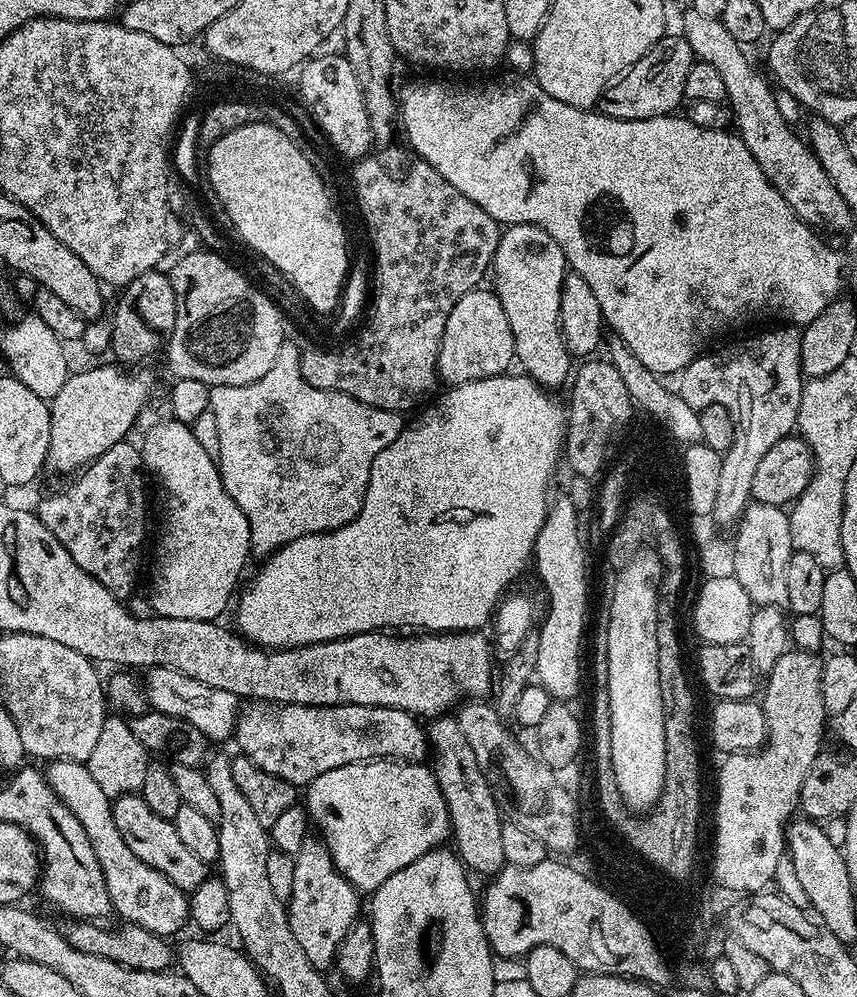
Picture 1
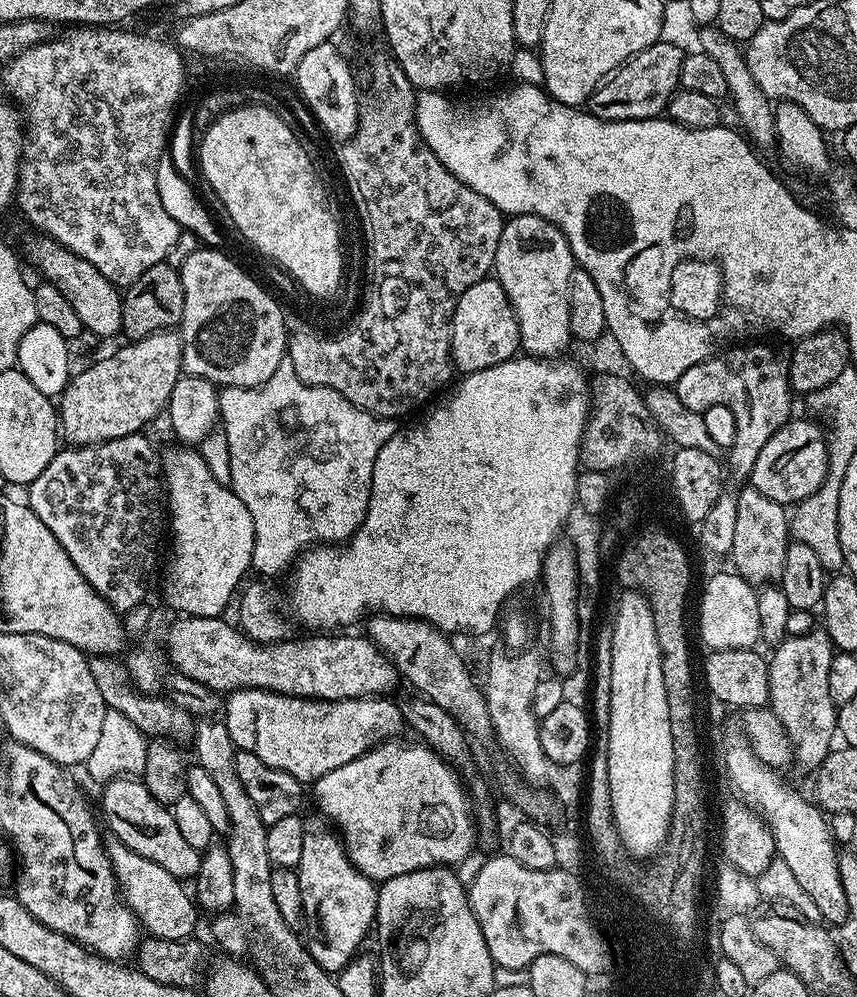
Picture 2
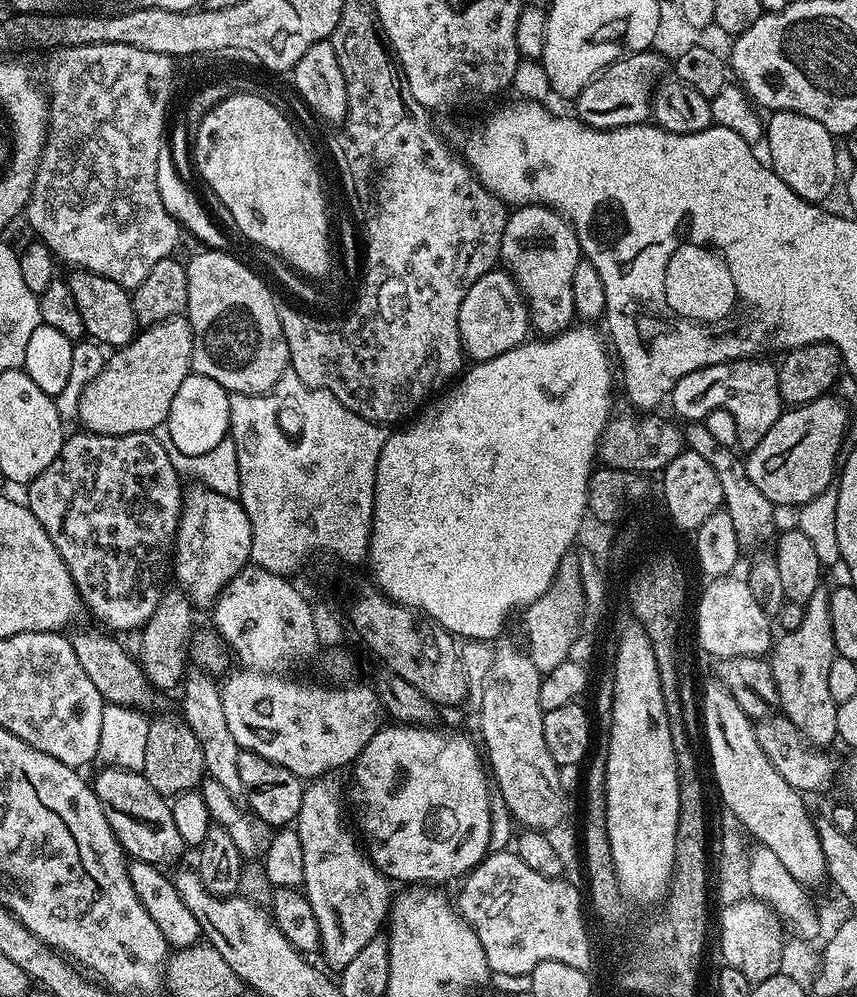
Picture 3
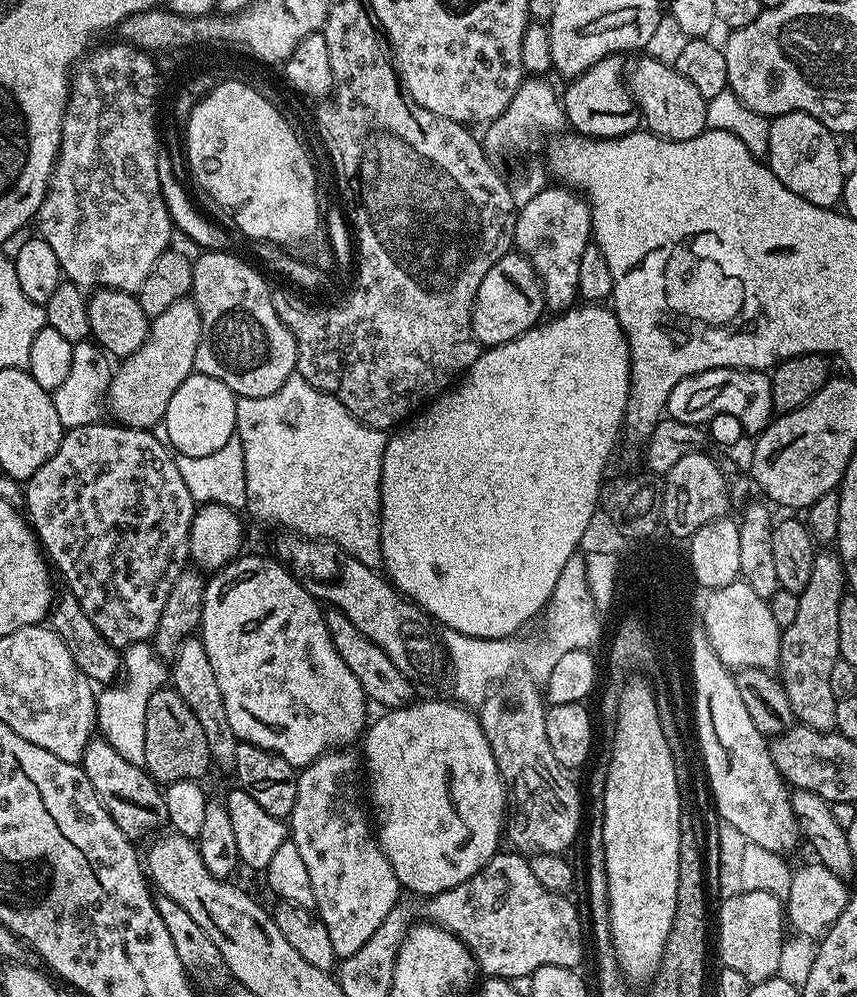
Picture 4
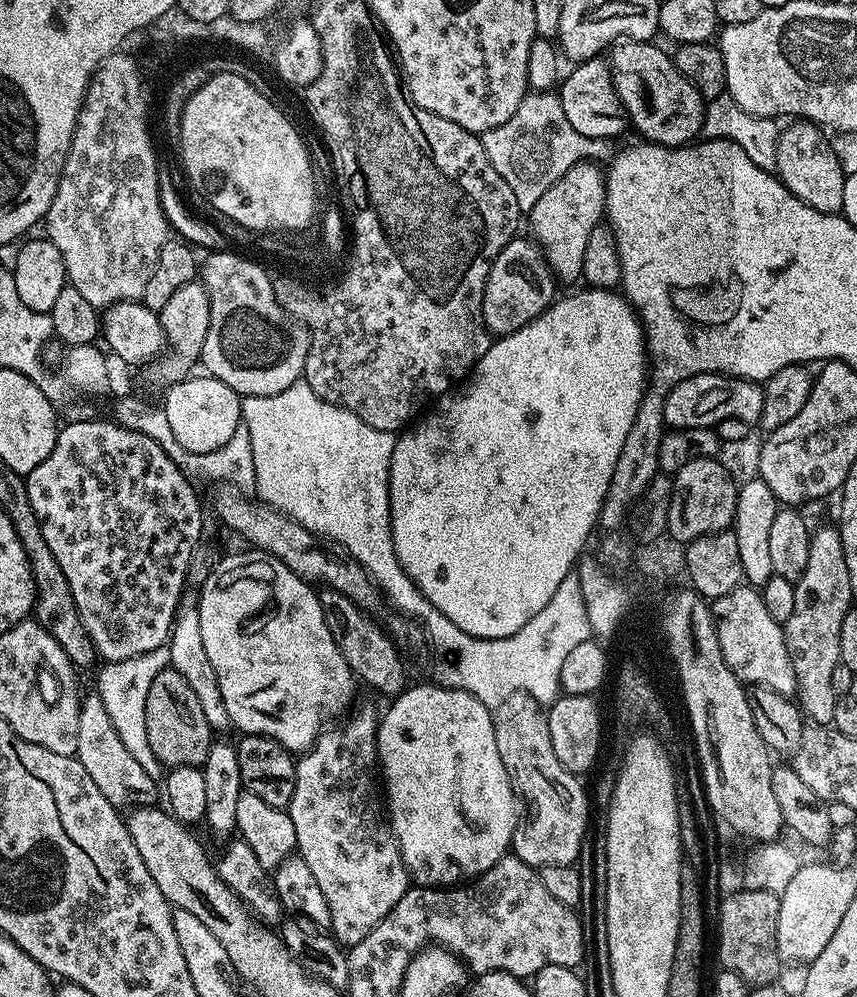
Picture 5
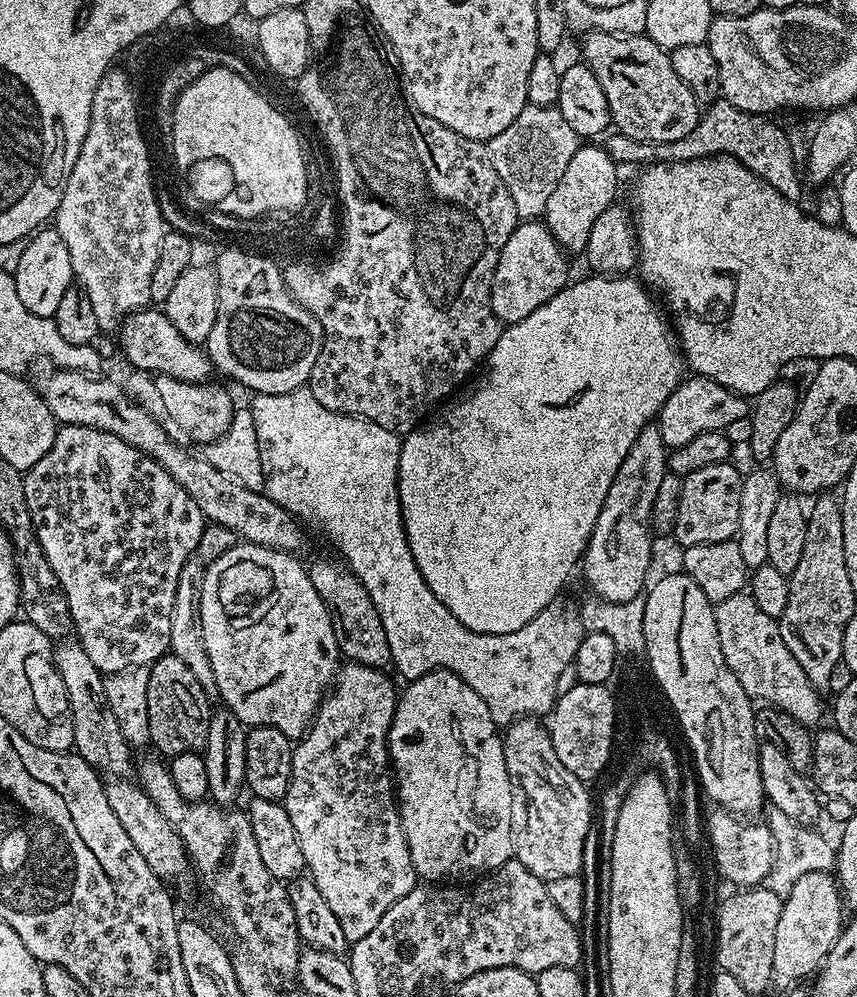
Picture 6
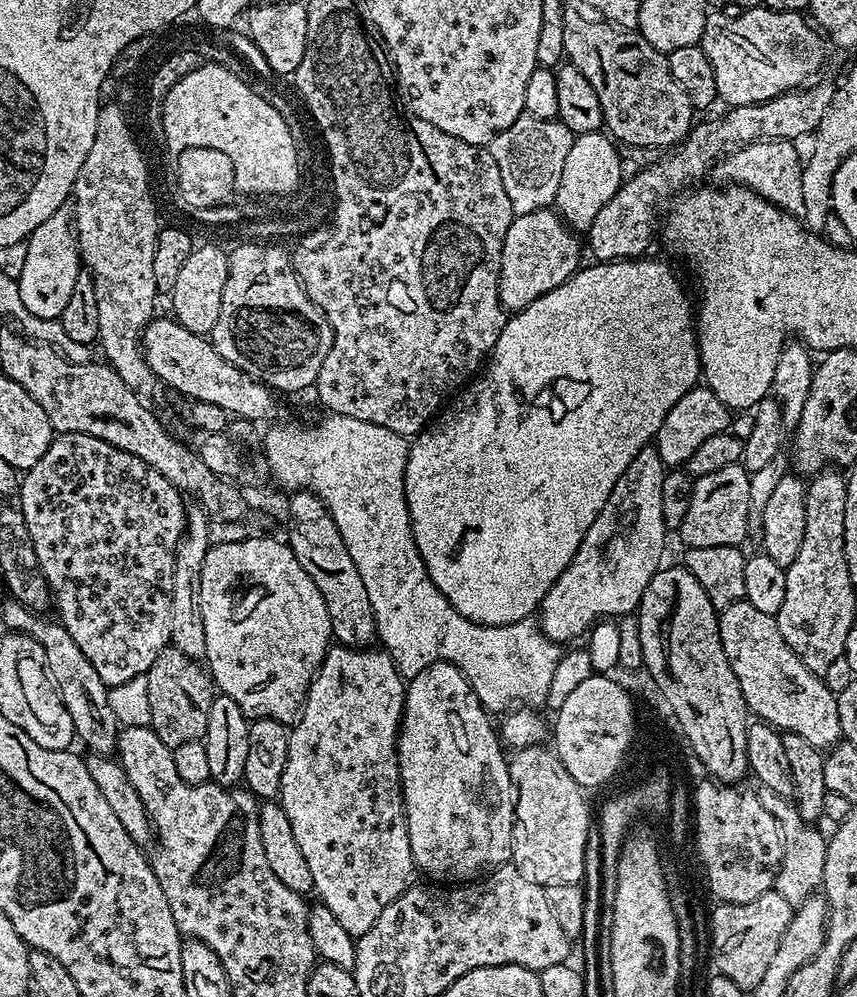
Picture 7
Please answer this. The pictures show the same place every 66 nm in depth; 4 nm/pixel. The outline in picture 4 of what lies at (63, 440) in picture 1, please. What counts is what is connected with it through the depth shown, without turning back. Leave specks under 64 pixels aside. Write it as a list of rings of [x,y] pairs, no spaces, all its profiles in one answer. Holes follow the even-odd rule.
[[[190,298],[175,300],[162,314],[151,317],[148,340],[132,356],[123,357],[118,367],[112,373],[112,381],[108,386],[106,397],[107,407],[112,407],[112,412],[119,423],[130,428],[147,428],[152,430],[157,423],[163,421],[170,398],[182,382],[194,372],[198,342],[202,334],[202,318],[198,306]]]

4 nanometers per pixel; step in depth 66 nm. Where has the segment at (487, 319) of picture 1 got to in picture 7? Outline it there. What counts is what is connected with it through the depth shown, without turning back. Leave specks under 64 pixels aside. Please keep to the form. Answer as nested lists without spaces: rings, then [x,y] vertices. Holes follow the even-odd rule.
[[[552,208],[534,210],[530,214],[513,216],[506,230],[506,242],[502,242],[500,259],[500,304],[509,313],[521,312],[530,302],[550,294],[562,282],[566,282],[581,267],[582,240]]]

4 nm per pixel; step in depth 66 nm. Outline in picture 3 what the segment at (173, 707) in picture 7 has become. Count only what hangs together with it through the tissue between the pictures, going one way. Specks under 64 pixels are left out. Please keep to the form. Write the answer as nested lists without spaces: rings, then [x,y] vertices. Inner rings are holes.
[[[156,714],[148,721],[146,762],[143,770],[146,782],[150,782],[150,786],[154,786],[154,790],[158,790],[158,794],[165,798],[199,789],[200,781],[206,776],[202,746],[198,738],[194,738],[194,730],[190,730],[183,715],[168,715]]]

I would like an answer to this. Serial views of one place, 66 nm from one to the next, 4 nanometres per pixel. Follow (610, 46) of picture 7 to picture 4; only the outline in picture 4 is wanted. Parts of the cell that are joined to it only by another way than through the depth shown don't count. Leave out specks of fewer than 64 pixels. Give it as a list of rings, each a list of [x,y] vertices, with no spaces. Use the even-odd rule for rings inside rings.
[[[644,56],[641,60],[631,61],[626,72],[628,89],[636,99],[636,106],[640,110],[640,119],[647,131],[655,136],[667,140],[689,140],[702,134],[707,128],[708,101],[698,94],[692,83],[686,82],[682,74],[678,74],[675,67],[663,64],[652,56]]]

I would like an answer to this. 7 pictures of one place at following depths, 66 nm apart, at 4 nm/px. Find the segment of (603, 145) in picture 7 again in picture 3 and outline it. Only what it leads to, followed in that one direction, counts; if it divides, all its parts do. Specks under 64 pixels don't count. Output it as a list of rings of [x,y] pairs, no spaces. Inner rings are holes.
[[[521,204],[509,211],[506,230],[502,232],[500,260],[503,267],[512,273],[525,300],[528,301],[530,324],[536,328],[541,337],[551,338],[567,328],[573,327],[577,319],[576,303],[574,302],[574,270],[578,270],[582,259],[580,242],[576,237],[576,229],[567,215],[555,212],[547,204]]]

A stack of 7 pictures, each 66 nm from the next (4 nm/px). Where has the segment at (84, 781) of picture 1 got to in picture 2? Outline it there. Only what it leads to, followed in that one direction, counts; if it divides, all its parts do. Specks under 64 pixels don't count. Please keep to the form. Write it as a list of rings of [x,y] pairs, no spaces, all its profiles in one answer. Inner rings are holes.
[[[112,838],[107,841],[108,857],[112,863],[112,869],[116,875],[116,884],[120,888],[120,899],[126,902],[126,906],[135,914],[136,919],[140,922],[140,927],[149,937],[158,939],[187,940],[193,935],[192,932],[196,928],[196,912],[197,905],[194,903],[193,897],[188,892],[185,885],[174,874],[170,874],[170,870],[162,870],[162,866],[158,866],[158,862],[150,862],[146,858],[142,858],[142,854],[134,854],[134,850],[130,850],[130,846],[126,846],[121,840]]]

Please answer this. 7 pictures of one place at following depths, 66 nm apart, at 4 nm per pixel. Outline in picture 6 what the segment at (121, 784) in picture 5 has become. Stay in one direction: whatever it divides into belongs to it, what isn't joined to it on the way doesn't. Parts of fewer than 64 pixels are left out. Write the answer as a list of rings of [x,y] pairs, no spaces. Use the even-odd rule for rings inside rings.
[[[79,642],[57,643],[54,648],[54,659],[58,674],[66,686],[68,705],[72,711],[75,755],[82,757],[105,777],[131,777],[134,772],[134,749],[126,742],[122,726],[118,726],[118,718],[114,718],[114,710],[110,710],[108,705],[104,693],[105,673],[100,672],[98,666],[94,666],[94,662],[90,662],[90,657],[86,655],[86,650]]]

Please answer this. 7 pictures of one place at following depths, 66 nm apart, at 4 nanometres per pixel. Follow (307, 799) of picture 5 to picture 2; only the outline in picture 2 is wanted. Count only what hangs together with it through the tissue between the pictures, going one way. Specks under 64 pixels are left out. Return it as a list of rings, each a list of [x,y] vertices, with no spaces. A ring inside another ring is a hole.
[[[320,814],[309,815],[304,821],[302,858],[295,872],[298,886],[302,886],[306,928],[313,932],[312,941],[309,939],[306,944],[308,953],[329,975],[337,975],[361,951],[360,943],[373,931],[378,906],[377,881],[366,878],[353,866],[343,840]]]

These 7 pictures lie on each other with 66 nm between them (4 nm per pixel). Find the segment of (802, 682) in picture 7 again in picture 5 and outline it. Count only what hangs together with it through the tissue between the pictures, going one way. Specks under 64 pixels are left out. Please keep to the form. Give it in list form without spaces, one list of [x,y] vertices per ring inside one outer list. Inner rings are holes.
[[[741,586],[711,601],[710,607],[716,620],[718,646],[722,646],[722,654],[732,673],[745,685],[769,688],[783,696],[795,697],[794,666],[786,650],[784,629],[770,618],[761,593],[755,587]]]

